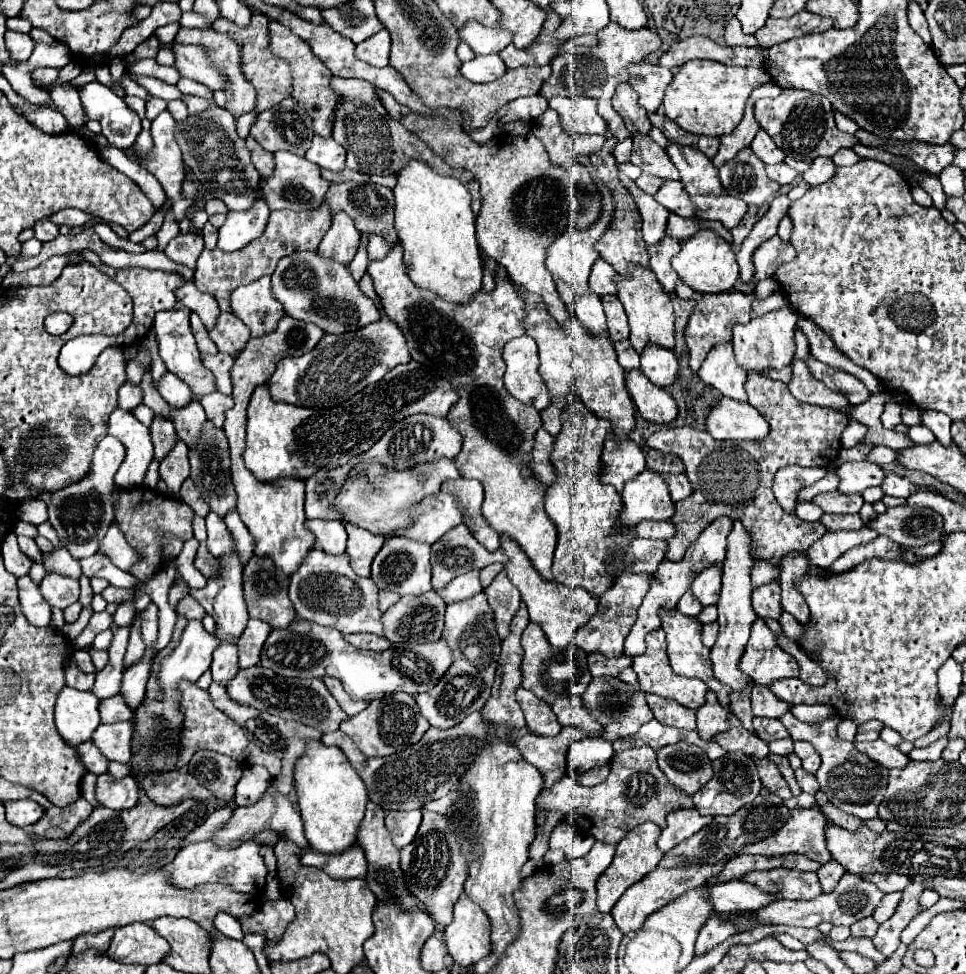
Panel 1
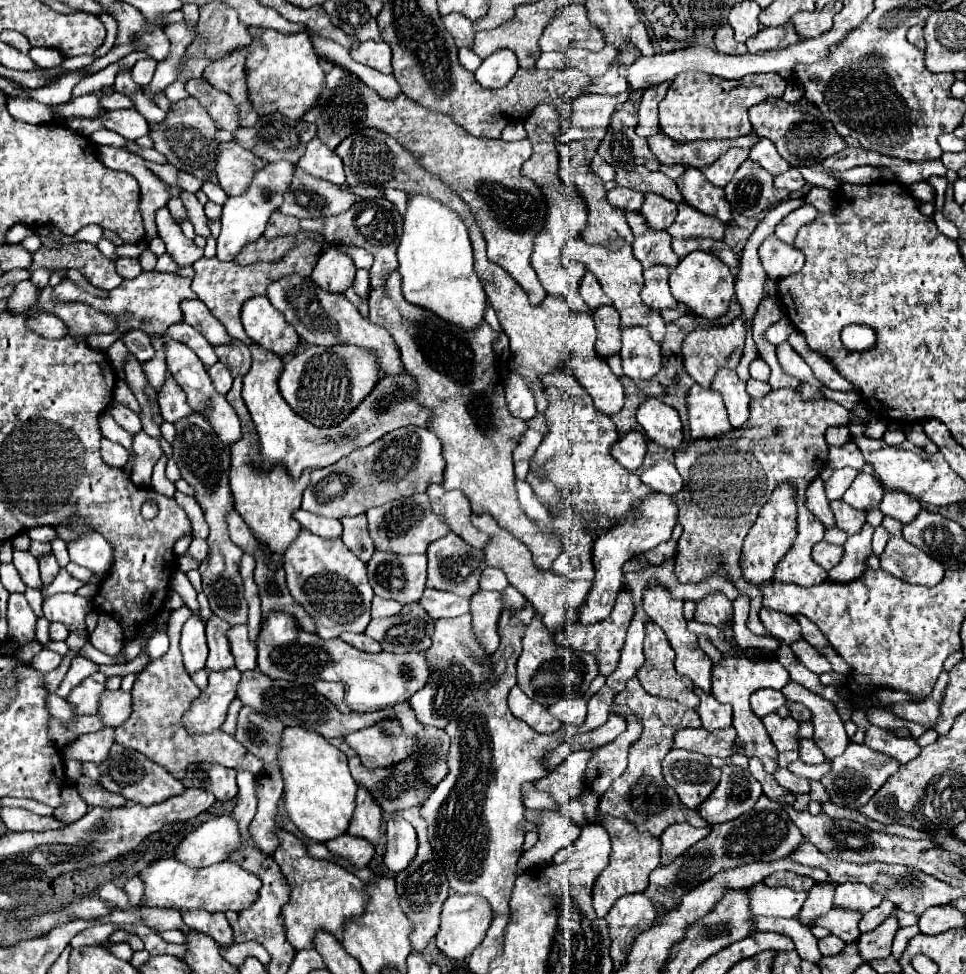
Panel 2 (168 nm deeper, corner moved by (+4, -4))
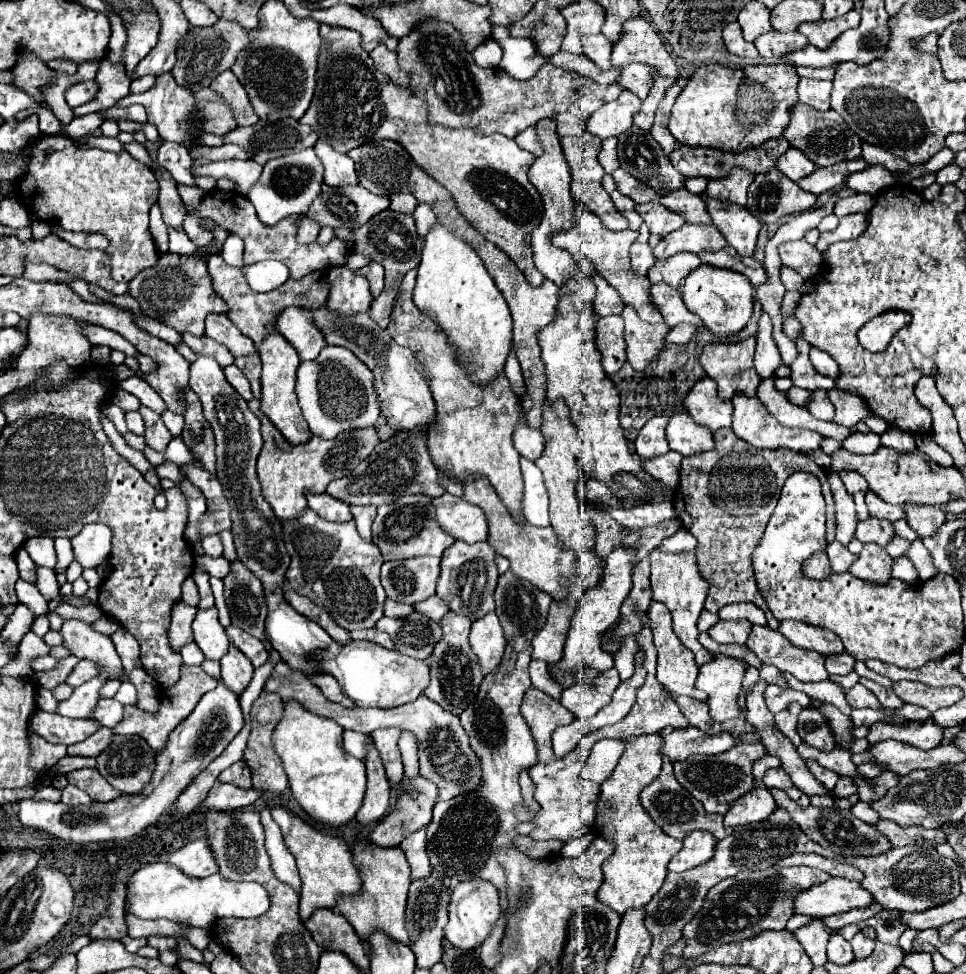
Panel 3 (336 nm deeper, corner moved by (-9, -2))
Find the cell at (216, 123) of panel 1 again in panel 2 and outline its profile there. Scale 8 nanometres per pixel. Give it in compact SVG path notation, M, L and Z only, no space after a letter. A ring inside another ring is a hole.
M187 98L183 102L173 104L165 122L149 134L155 142L155 150L161 152L175 168L187 174L193 174L197 180L207 180L215 176L215 164L219 156L219 148L217 148L219 142L215 140L217 126L215 126L215 120L209 116L205 106L199 104L197 98Z

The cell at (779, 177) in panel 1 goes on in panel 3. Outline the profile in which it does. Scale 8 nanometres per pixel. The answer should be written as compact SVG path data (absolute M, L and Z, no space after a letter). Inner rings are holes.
M846 160L842 164L834 164L830 168L820 168L814 172L814 176L806 176L806 180L800 180L798 186L806 192L812 192L816 196L828 192L828 190L840 190L846 184L846 178L854 172L860 172L866 168L866 160Z

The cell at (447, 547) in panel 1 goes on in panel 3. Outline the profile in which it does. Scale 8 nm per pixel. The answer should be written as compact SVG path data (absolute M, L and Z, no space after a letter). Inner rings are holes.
M460 540L454 542L442 554L436 596L440 596L452 612L466 616L472 622L486 616L488 612L494 612L494 588L498 582L494 556L496 552L488 542L478 542L478 544L466 544Z

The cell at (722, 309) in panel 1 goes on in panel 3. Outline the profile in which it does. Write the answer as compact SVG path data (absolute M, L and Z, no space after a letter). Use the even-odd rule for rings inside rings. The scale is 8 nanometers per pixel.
M754 338L736 344L708 344L700 356L706 374L718 384L718 396L730 400L734 394L756 396L760 376L754 370Z

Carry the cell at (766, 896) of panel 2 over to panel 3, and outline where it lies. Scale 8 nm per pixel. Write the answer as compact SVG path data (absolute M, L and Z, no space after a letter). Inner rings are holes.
M830 878L826 884L808 888L796 900L796 914L808 916L832 916L848 912L852 908L866 908L874 904L874 896L862 888L860 882L846 878Z

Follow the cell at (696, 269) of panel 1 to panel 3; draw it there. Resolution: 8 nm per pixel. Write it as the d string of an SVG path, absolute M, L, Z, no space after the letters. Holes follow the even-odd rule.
M702 266L690 272L690 276L686 276L682 284L682 298L686 308L692 314L700 316L700 320L710 332L720 336L740 332L754 312L754 286L750 284L750 280L746 280L746 276L738 272L726 272L714 266Z

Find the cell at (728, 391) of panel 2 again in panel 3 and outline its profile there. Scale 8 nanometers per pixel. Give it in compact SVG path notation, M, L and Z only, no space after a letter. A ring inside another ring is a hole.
M734 396L732 400L734 404L734 414L732 414L732 430L738 438L742 438L744 442L752 444L754 448L788 448L794 452L810 452L820 448L822 436L818 432L812 430L800 430L800 428L786 428L782 424L778 424L778 420L774 420L774 416L770 416L770 412L766 410L766 406L760 402L758 396L748 398L748 396Z

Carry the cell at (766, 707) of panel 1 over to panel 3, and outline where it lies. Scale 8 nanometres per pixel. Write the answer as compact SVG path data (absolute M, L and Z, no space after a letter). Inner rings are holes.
M768 686L764 690L764 700L766 700L766 706L772 714L784 710L790 702L799 702L803 708L810 707L812 702L812 699L803 692L780 688L780 686Z

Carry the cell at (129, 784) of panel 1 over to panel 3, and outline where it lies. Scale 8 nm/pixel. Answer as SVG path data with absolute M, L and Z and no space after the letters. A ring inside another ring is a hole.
M80 768L80 770L74 770L70 772L68 776L68 782L78 786L80 790L84 790L94 802L108 802L108 800L114 800L120 796L120 792L116 788L112 788L96 770L92 768Z

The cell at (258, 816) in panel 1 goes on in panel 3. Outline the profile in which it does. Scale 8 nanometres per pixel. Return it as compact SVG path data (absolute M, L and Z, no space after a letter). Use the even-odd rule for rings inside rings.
M206 838L194 840L194 842L186 844L184 848L176 850L174 854L170 854L168 864L176 866L190 878L206 878L206 876L218 872L214 854L210 852Z

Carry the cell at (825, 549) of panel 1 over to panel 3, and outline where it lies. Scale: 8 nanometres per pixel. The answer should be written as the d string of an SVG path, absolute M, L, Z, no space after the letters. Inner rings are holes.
M838 542L828 544L826 556L828 556L828 560L830 560L832 572L848 572L850 564L856 560L856 556L854 556L846 546L842 546L842 544L838 544Z

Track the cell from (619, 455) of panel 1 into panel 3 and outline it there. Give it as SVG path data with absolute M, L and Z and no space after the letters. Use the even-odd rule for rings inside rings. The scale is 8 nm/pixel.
M666 414L654 416L644 424L644 428L640 430L640 434L634 442L636 454L642 460L648 460L648 458L670 452L670 446L668 446L668 440L666 440L666 426L668 426L668 416Z

